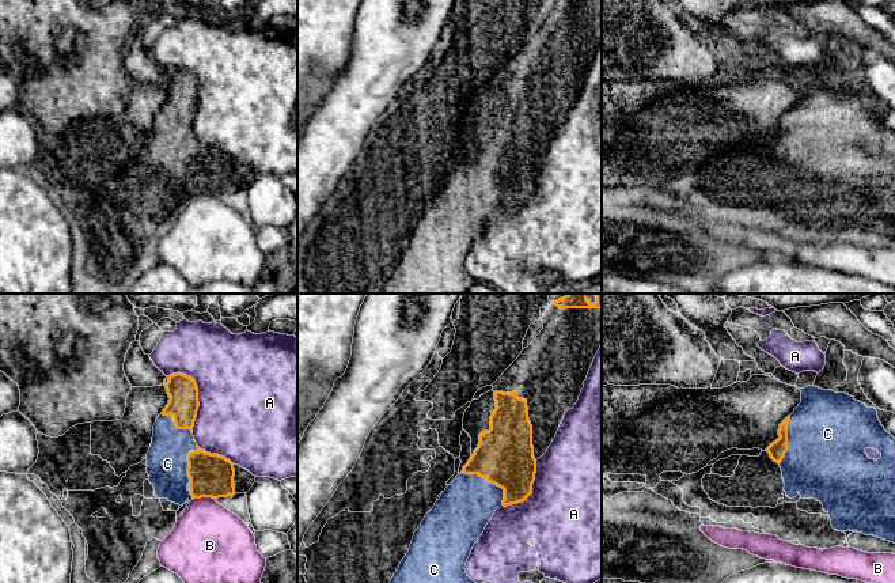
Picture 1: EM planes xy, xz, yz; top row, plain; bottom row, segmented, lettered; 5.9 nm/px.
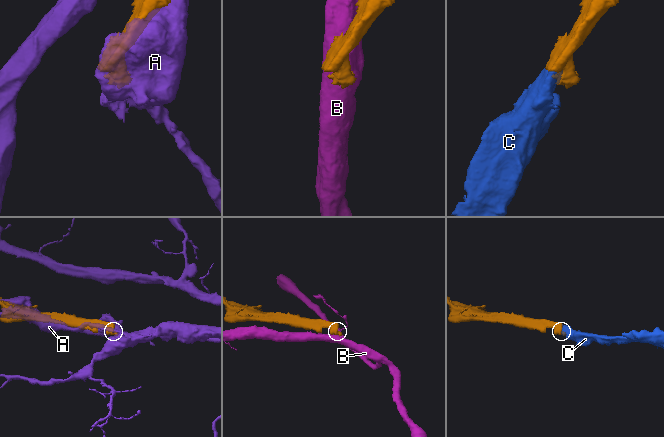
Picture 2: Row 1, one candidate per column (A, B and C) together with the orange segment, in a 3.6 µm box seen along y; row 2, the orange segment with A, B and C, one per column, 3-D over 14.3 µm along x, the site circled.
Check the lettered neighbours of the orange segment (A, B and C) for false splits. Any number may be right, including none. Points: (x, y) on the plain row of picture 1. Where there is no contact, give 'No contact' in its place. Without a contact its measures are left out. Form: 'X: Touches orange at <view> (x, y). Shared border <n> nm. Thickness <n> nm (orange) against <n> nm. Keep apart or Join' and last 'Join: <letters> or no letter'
A: Touches orange at xy (197, 94). Shared border 380 nm. Thickness 180 nm (orange) against 480 nm. Keep apart
B: Touches orange at xy (204, 192). Shared border 120 nm. Thickness 260 nm (orange) against 420 nm. Keep apart
C: Touches orange at xy (188, 166). Shared border 320 nm. Thickness 260 nm (orange) against 240 nm. Join
Join: C

